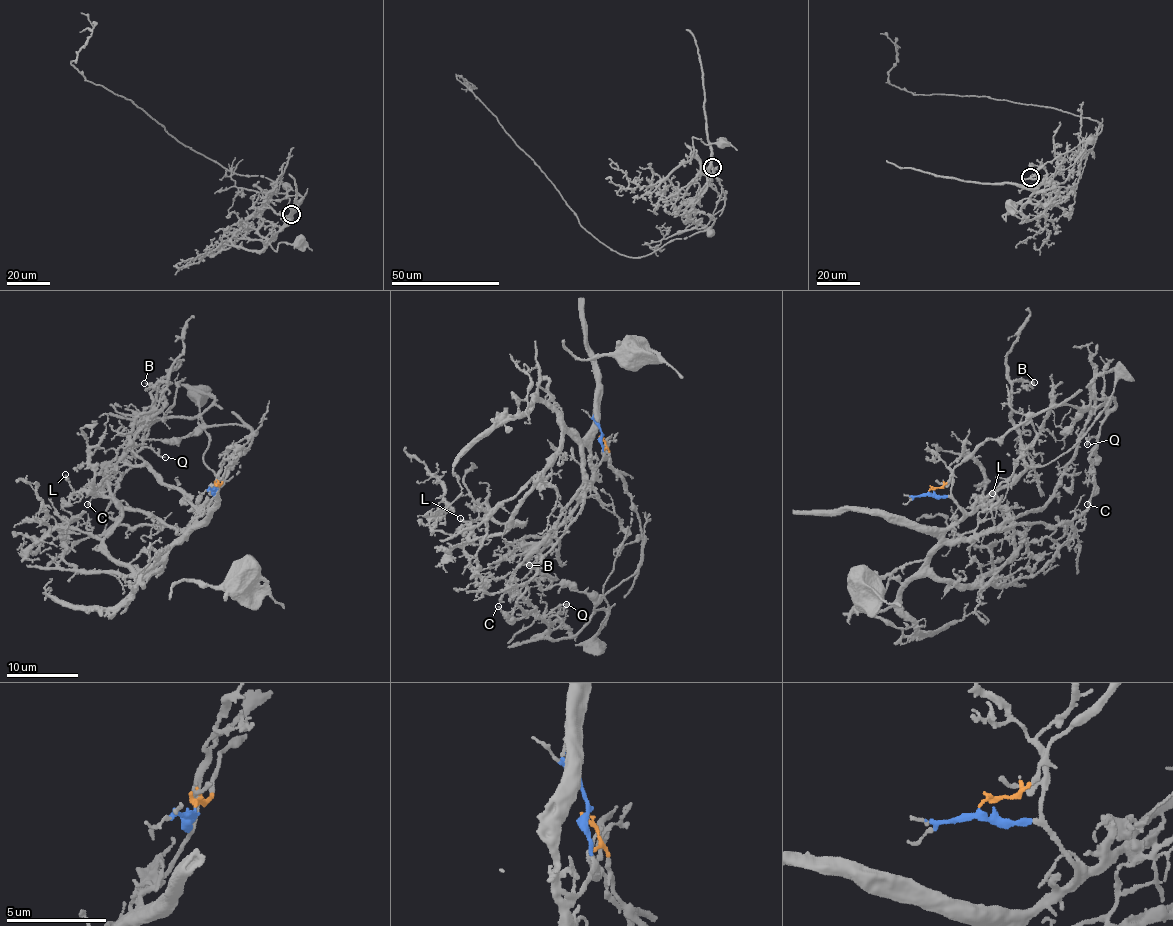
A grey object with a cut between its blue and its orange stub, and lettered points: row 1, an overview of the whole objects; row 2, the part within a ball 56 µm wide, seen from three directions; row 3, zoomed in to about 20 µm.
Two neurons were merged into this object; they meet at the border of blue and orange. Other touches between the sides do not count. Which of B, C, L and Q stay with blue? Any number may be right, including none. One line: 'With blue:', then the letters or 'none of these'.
With blue: B, L

